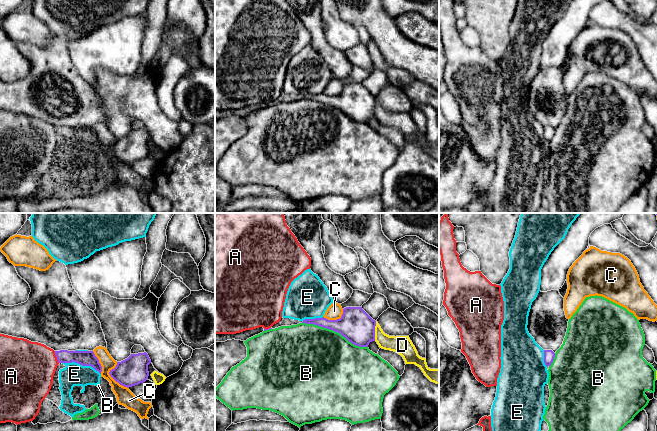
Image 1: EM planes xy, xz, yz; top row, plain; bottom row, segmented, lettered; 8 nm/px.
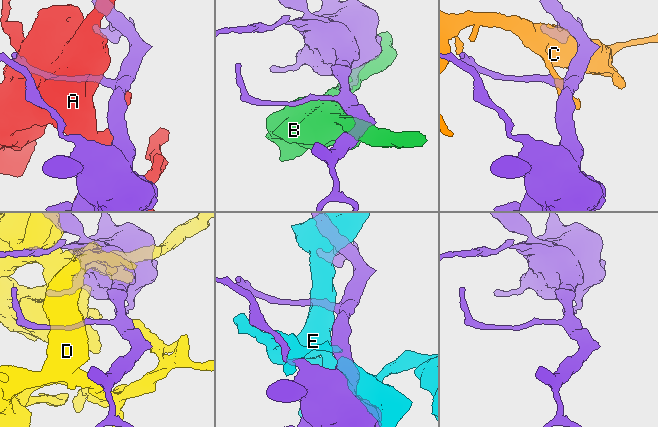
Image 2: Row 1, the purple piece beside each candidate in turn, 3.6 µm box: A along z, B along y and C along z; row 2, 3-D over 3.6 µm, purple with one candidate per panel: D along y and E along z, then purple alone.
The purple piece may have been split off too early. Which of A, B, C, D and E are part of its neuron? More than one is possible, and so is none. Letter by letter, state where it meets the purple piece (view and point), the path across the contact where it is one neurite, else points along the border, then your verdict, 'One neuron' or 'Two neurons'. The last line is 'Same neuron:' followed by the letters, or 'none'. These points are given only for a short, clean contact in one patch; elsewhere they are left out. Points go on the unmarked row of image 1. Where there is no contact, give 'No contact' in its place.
A: Touches purple at xy (57, 133). Two neurons
B: Touches purple at xz (335, 107). Two neurons
C: Touches purple at xy (113, 154). Two neurons
D: Touches purple at xz (374, 107). Two neurons
E: Touches purple at xy (81, 140). Two neurons
Same neuron: none

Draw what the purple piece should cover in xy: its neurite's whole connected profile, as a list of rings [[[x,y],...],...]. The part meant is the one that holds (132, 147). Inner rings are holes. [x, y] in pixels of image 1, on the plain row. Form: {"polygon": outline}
{"polygon": [[[146,128],[131,130],[127,135],[117,138],[109,150],[120,161],[129,164],[148,155],[150,139],[151,136]]]}

